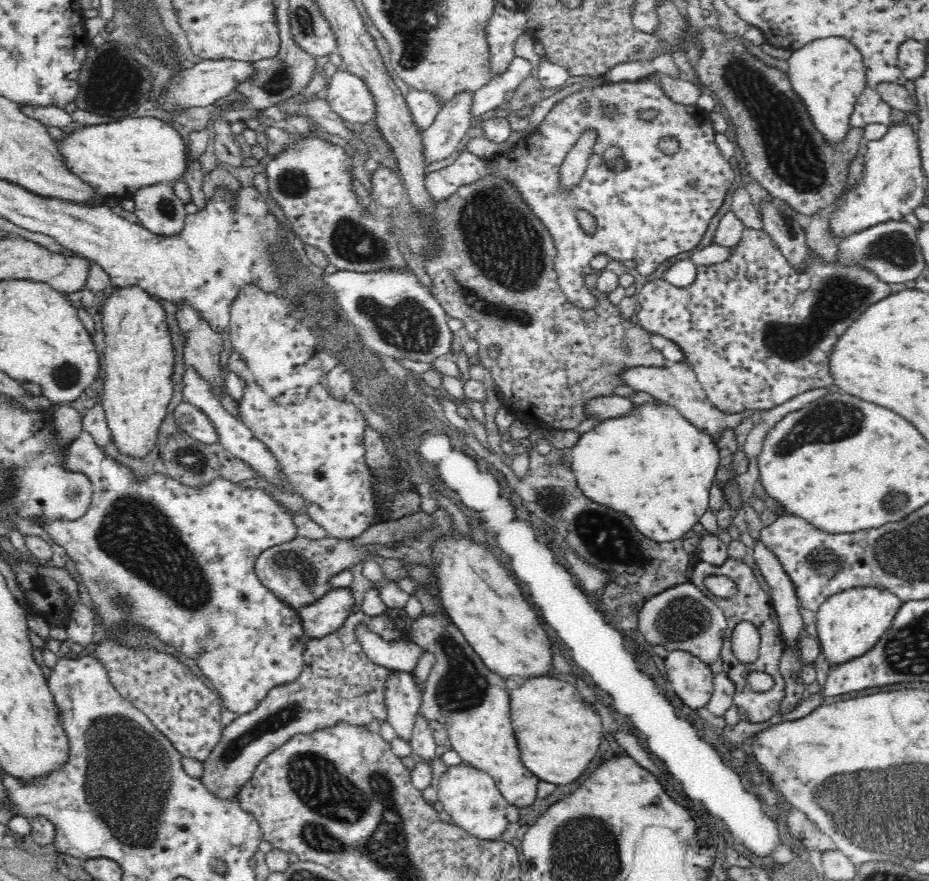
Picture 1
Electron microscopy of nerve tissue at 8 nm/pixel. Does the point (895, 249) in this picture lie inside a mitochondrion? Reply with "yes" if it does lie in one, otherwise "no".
yes

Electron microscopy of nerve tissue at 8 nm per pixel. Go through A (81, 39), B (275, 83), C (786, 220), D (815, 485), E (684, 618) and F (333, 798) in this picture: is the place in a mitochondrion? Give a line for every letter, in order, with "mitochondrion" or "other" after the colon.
A: other
B: mitochondrion
C: mitochondrion
D: other
E: mitochondrion
F: mitochondrion

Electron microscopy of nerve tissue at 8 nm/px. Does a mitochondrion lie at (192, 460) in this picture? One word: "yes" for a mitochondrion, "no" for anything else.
yes

